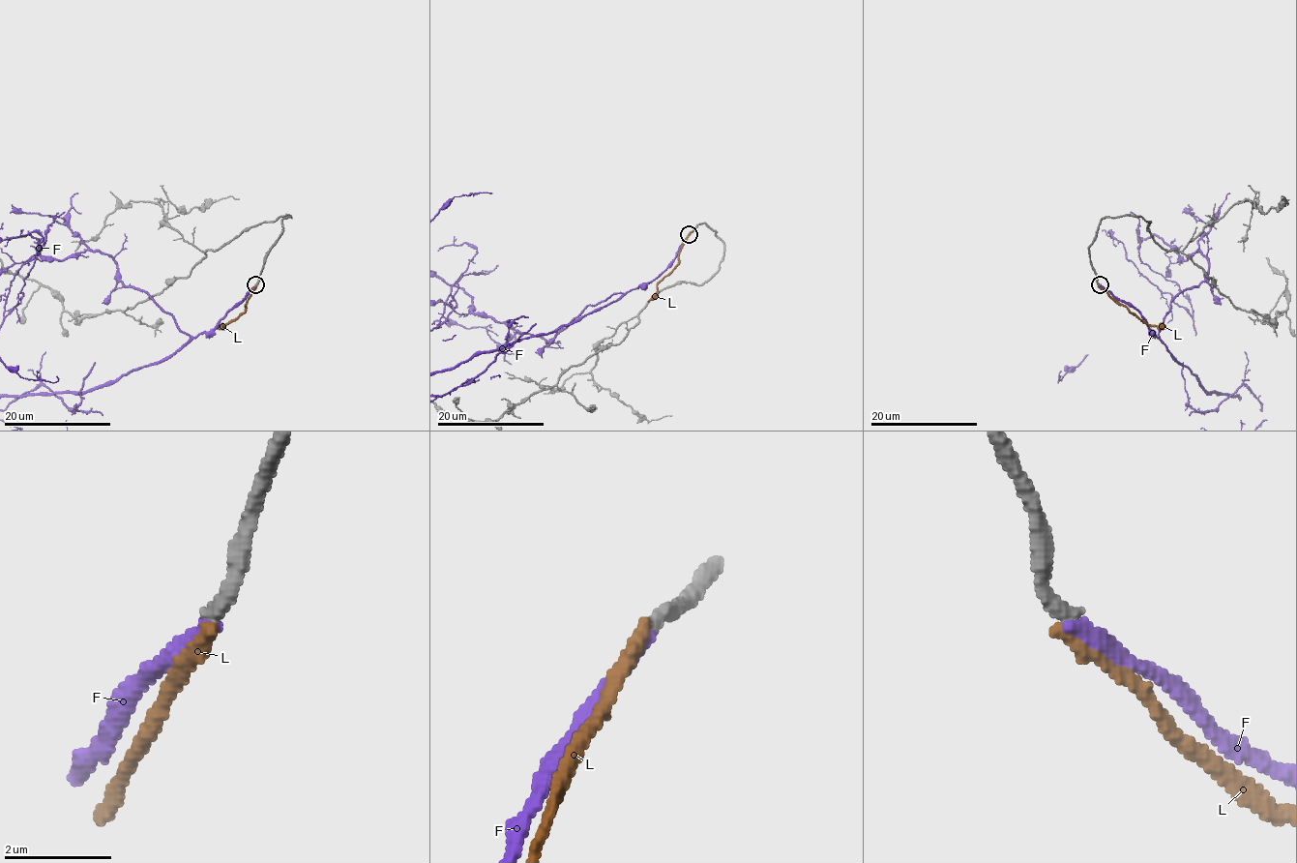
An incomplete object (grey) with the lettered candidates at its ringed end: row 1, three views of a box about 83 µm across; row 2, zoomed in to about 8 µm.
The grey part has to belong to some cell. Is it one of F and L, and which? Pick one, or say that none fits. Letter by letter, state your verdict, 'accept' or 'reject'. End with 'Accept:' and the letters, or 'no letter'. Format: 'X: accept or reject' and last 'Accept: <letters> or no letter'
F: accept
L: reject
Accept: F

